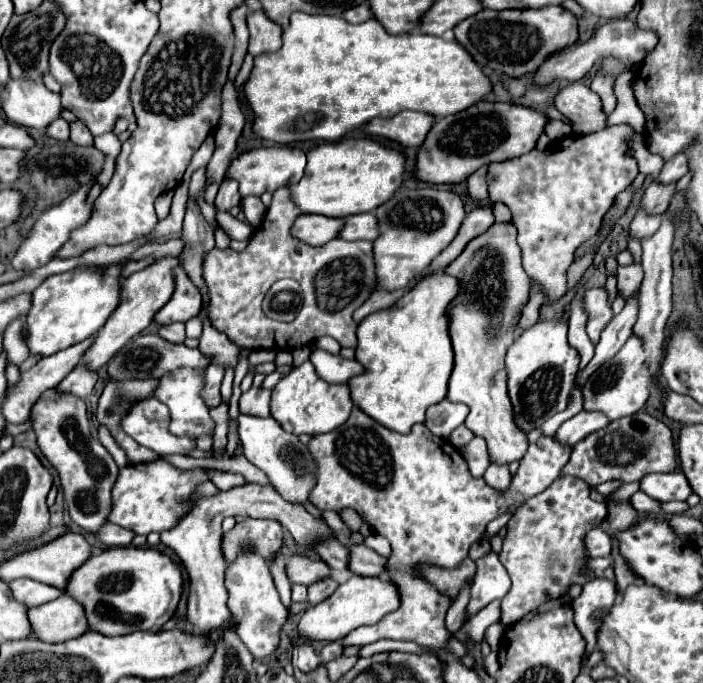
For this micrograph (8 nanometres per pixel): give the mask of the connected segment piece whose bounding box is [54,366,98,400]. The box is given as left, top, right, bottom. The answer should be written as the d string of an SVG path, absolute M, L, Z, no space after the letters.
M76 366L54 390L58 394L72 394L76 398L88 398L88 394L92 392L94 384L96 384L96 378L98 374L82 368L82 366Z

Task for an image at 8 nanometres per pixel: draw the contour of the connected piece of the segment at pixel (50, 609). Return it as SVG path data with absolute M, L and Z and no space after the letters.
M62 594L48 604L28 608L28 620L34 638L42 642L64 642L88 630L84 608L68 594Z

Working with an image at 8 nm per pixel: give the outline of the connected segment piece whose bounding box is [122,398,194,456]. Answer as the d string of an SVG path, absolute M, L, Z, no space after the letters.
M156 398L134 404L132 410L122 418L122 428L140 446L154 450L158 456L188 456L194 450L194 440L170 432L168 408Z

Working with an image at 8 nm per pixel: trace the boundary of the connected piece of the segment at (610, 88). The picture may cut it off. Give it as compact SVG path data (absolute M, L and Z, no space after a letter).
M596 72L594 80L592 80L592 86L590 86L602 98L602 104L604 104L604 112L606 114L612 114L612 110L616 108L614 82L616 82L616 76L604 74L604 72Z

